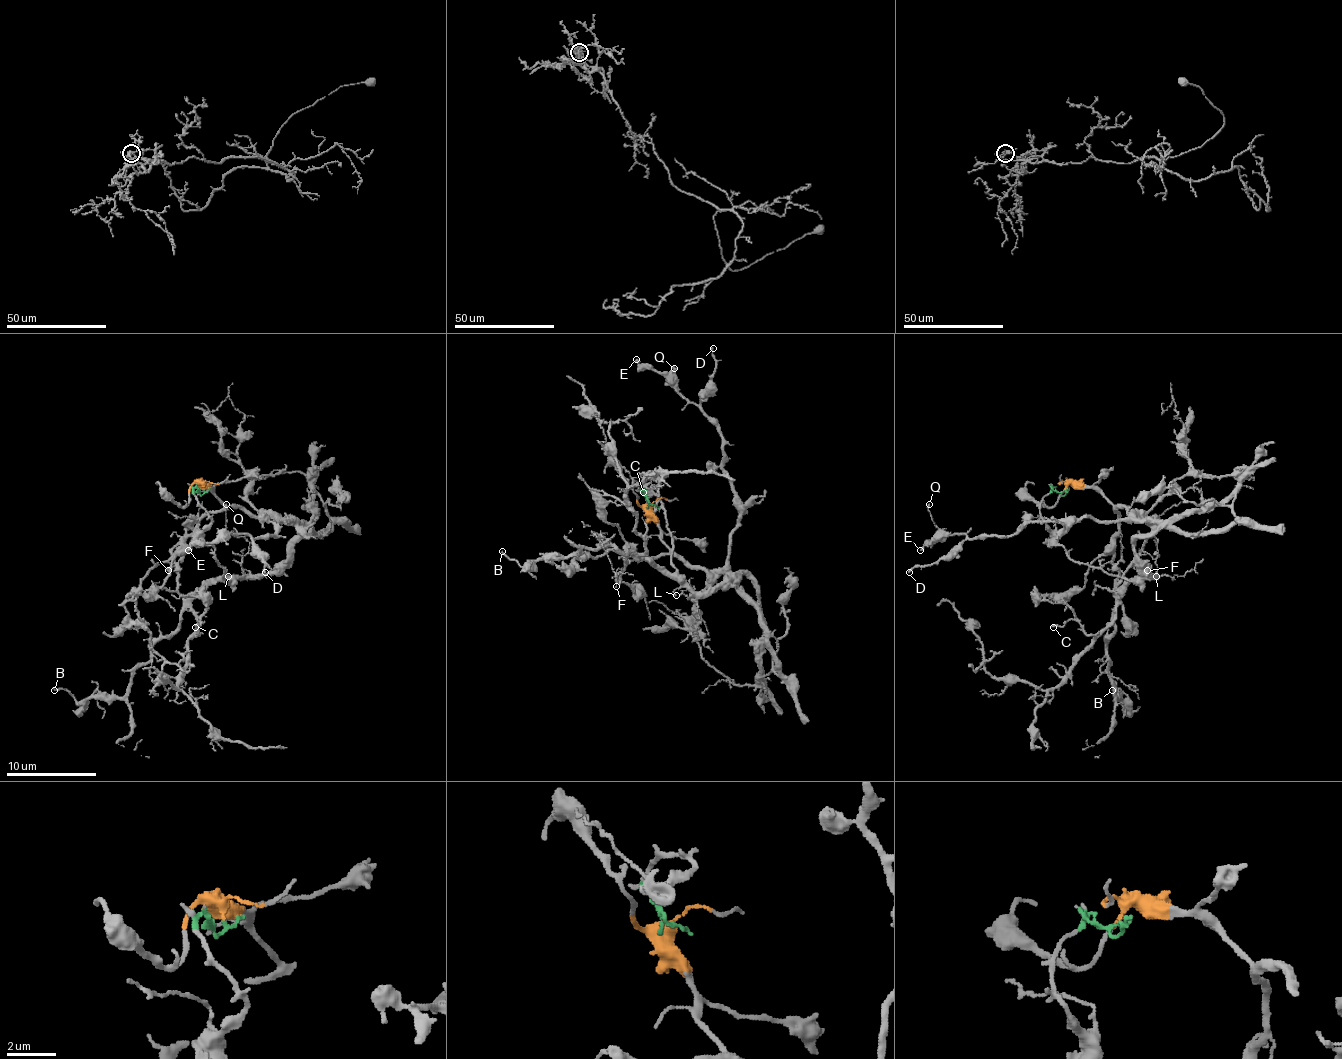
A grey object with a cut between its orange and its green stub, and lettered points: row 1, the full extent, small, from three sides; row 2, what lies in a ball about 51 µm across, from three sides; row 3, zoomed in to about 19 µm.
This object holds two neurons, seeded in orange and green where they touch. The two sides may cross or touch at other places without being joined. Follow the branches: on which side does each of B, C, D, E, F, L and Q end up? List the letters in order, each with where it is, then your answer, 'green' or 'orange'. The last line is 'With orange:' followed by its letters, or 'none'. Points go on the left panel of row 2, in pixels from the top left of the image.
B: at (54, 690); green
C: at (195, 627); green
D: at (265, 572); orange
E: at (188, 550); orange
F: at (168, 570); green
L: at (228, 576); green
Q: at (226, 504); orange
With orange: D, E, Q

